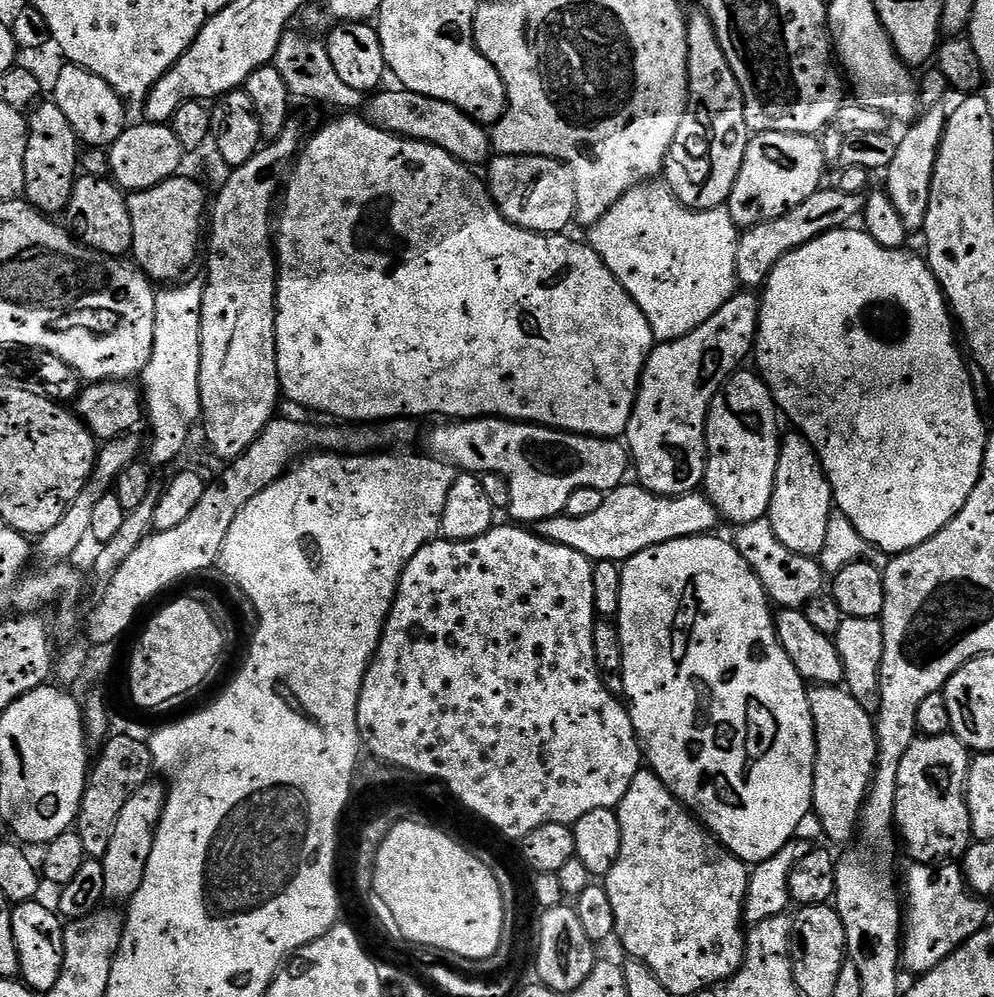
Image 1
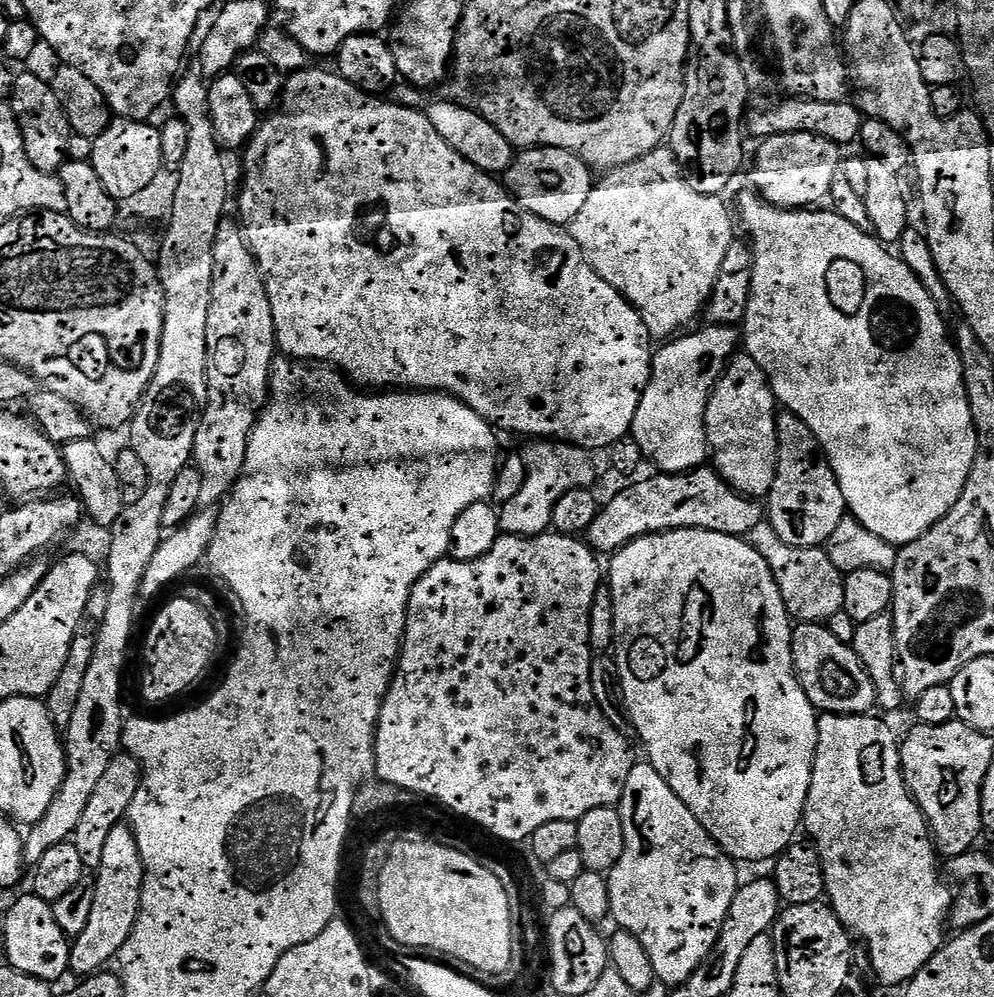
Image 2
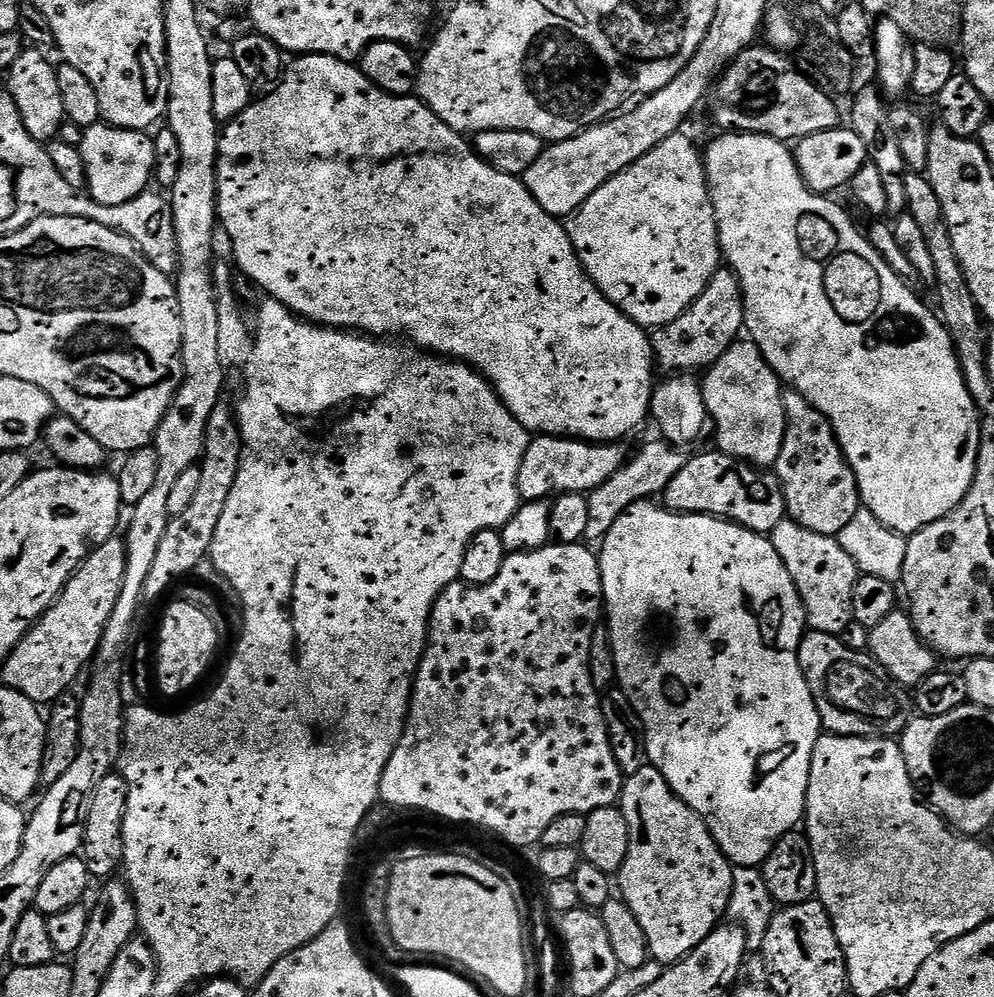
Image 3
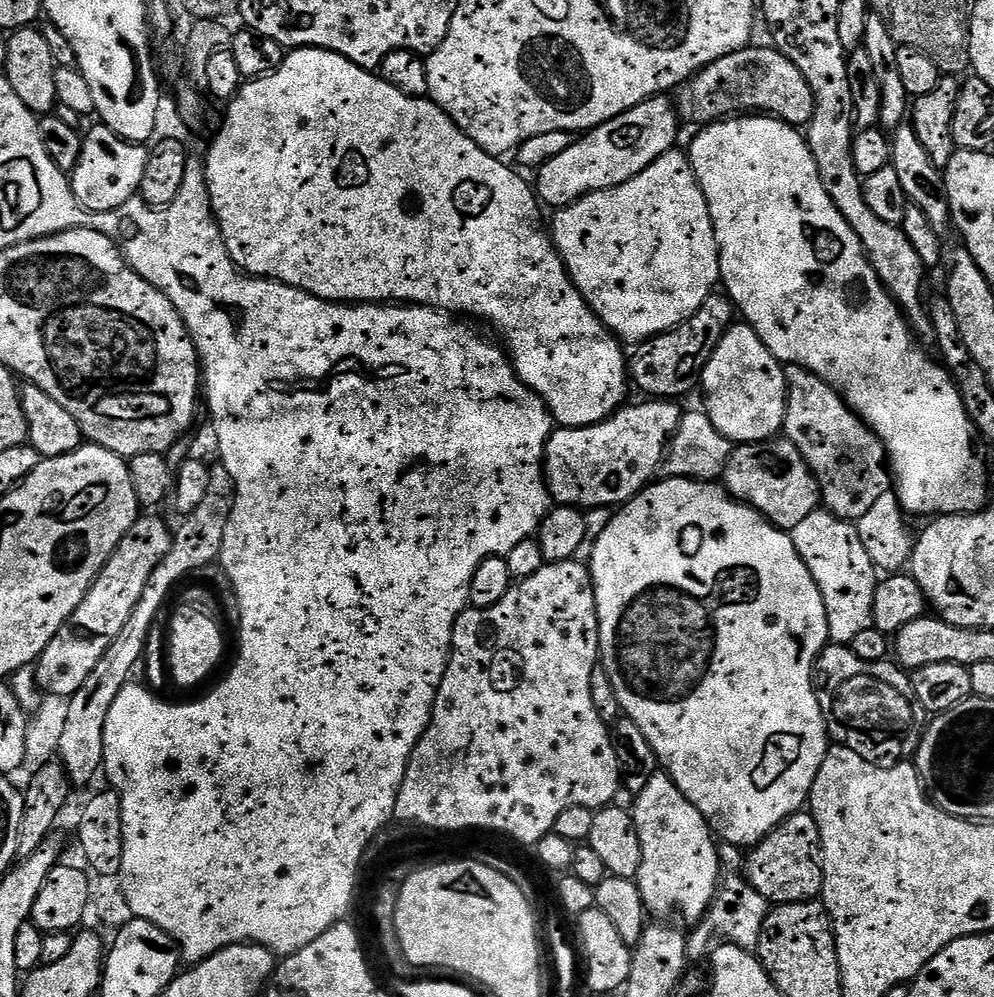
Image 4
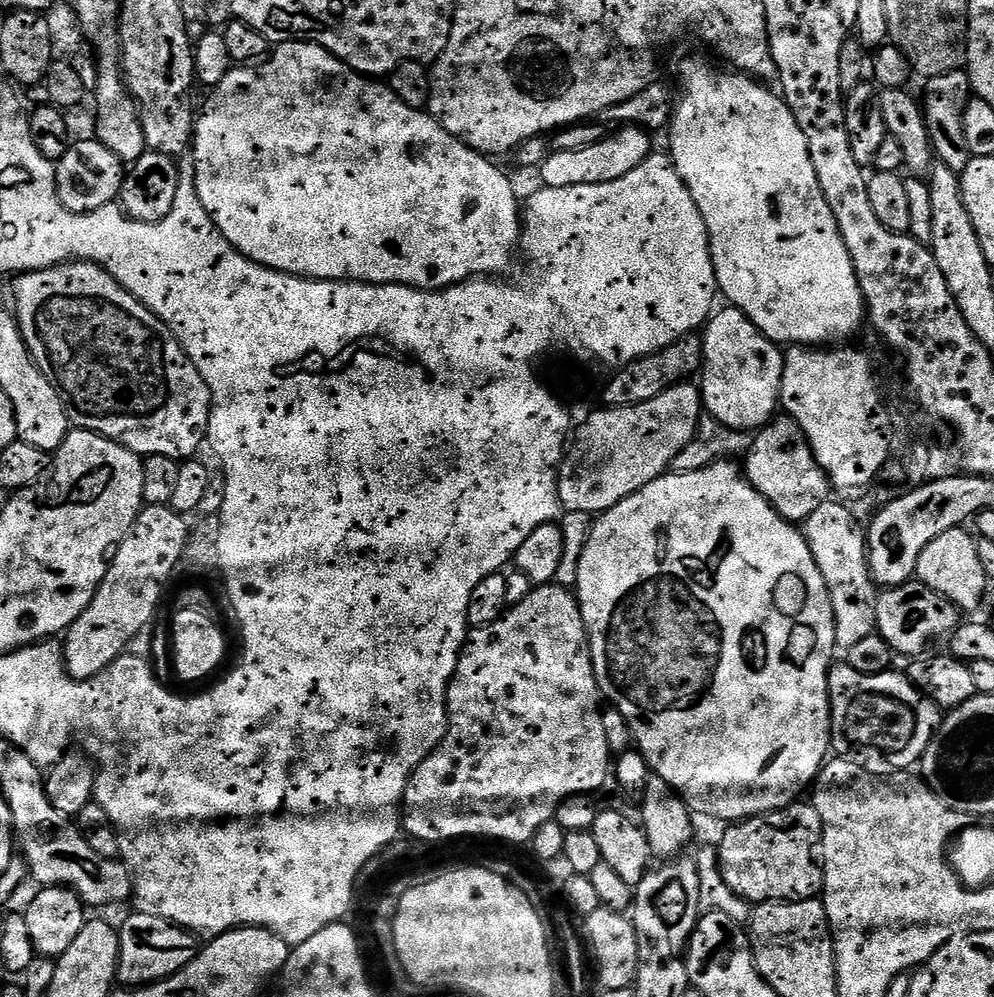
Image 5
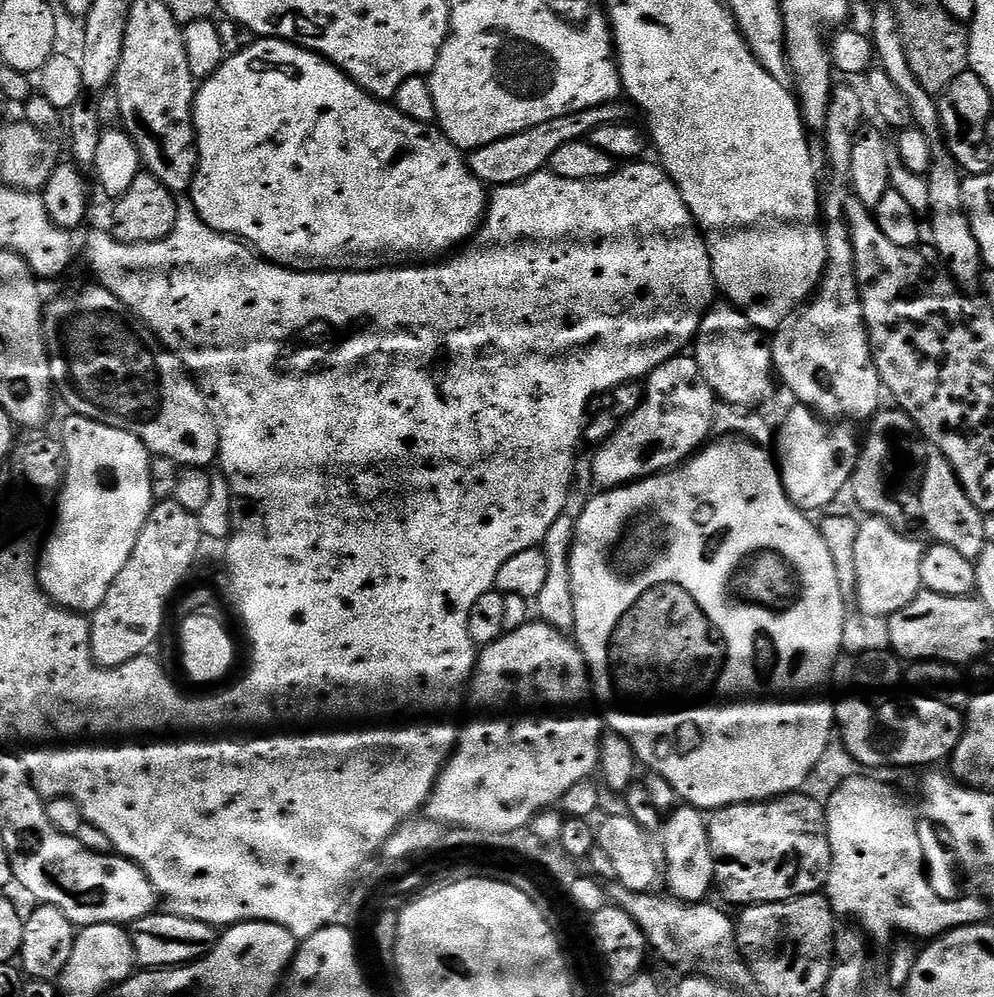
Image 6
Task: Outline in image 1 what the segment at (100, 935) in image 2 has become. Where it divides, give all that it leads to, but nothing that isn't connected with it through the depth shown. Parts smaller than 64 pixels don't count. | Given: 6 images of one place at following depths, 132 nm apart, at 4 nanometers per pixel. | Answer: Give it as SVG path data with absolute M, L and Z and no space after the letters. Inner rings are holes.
M149 782L141 784L132 793L126 806L122 806L122 814L118 814L118 822L114 826L114 834L110 838L110 846L102 858L106 874L104 895L109 901L131 901L146 879L150 854L156 841L156 825L160 823L160 816L164 813L165 799L165 785Z

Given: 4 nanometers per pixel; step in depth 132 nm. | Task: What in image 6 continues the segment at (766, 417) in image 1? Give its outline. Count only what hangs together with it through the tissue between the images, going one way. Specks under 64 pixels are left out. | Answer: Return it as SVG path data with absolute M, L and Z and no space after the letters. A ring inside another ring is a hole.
M727 302L717 303L708 309L700 324L700 333L694 341L694 359L702 370L706 382L723 403L751 409L760 406L772 392L774 369L772 345L765 333L752 327L739 308Z

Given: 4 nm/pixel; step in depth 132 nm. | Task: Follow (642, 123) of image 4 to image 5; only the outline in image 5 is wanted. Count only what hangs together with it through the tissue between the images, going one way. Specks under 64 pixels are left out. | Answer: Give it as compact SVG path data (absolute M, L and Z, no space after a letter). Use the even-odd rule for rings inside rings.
M620 126L604 140L596 142L584 149L566 150L565 152L553 151L548 159L540 165L538 175L541 176L543 187L561 188L562 186L582 186L583 184L601 184L614 182L630 174L638 166L642 166L645 158L652 155L654 145L653 137L643 128Z

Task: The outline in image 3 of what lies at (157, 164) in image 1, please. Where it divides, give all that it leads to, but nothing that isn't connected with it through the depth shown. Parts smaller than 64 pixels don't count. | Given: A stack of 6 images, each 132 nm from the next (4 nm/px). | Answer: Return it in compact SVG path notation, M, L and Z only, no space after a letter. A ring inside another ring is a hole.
M107 122L94 124L83 131L80 157L84 163L86 192L92 195L89 197L95 203L118 206L119 203L130 202L153 183L158 151L152 145L148 137L151 135L147 131L132 132L129 128L113 128Z

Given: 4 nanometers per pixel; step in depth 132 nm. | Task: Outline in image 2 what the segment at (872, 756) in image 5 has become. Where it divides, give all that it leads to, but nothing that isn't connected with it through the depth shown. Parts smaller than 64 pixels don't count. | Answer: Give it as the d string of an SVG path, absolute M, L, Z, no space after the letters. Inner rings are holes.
M797 623L792 630L792 665L796 667L796 676L800 680L806 698L821 713L833 712L839 716L862 716L871 713L877 707L876 687L858 654L851 644L838 642L834 634L824 624Z

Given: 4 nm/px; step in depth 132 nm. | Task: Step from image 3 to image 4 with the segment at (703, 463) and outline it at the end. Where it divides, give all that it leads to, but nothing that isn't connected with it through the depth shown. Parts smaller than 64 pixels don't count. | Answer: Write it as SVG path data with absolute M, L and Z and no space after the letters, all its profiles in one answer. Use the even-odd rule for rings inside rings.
M786 438L762 440L759 444L733 447L722 473L729 496L762 513L775 528L790 530L821 507L820 483L796 446Z

